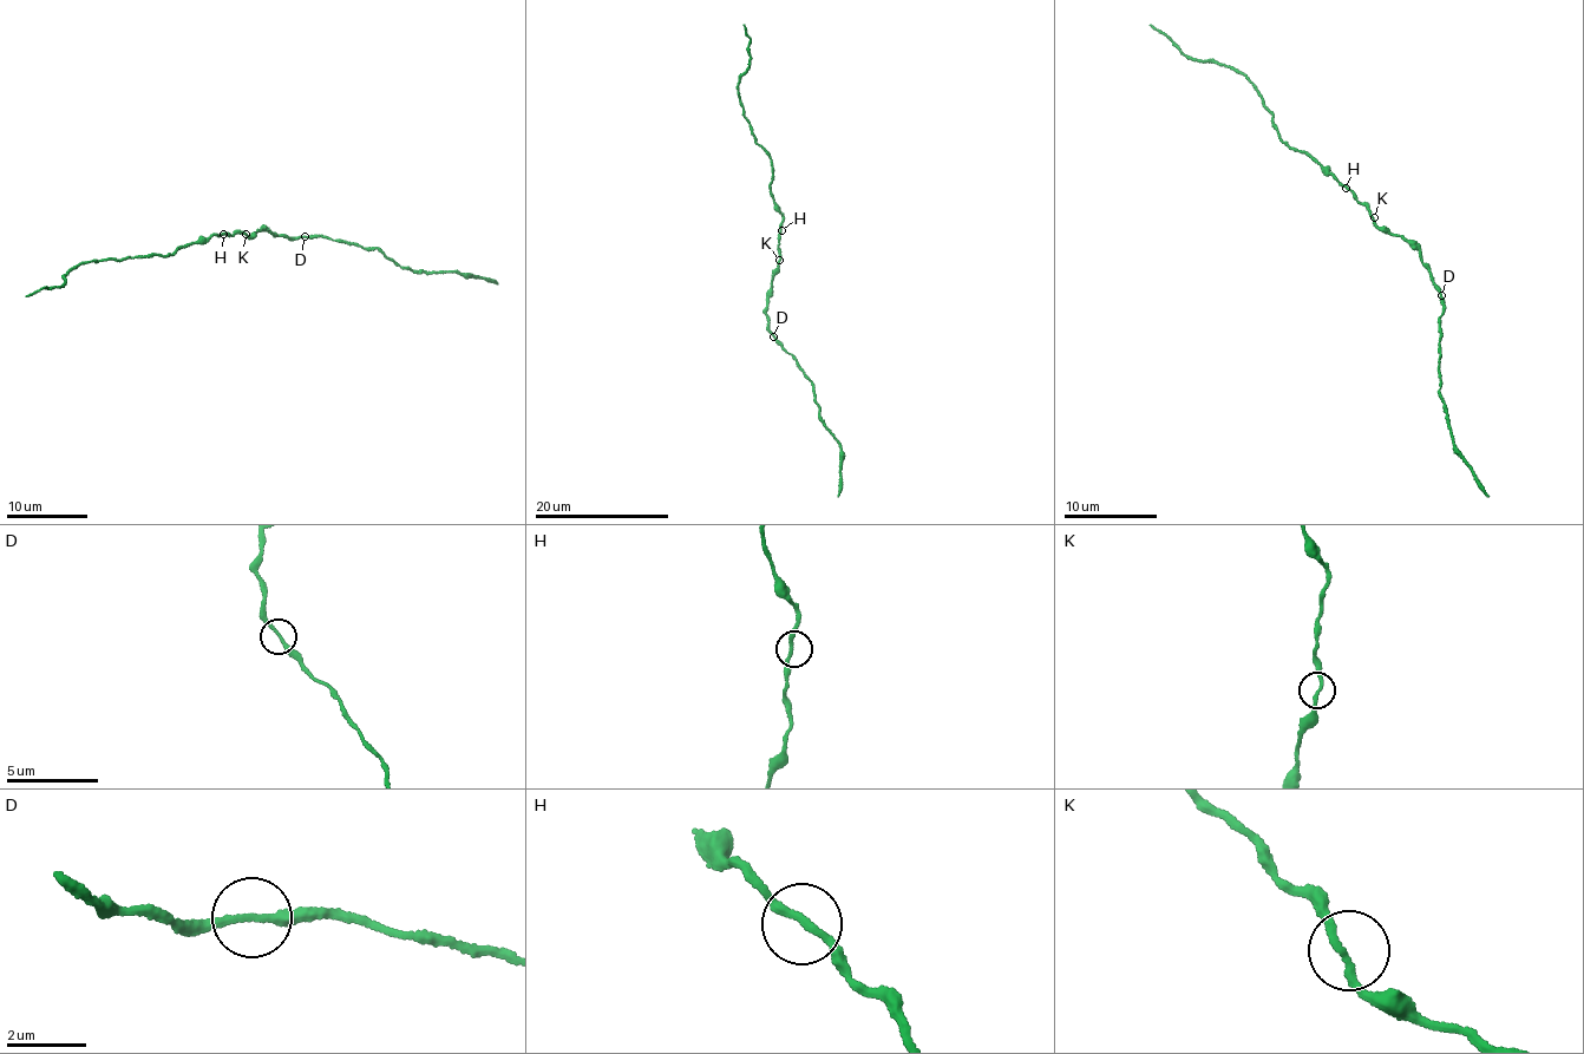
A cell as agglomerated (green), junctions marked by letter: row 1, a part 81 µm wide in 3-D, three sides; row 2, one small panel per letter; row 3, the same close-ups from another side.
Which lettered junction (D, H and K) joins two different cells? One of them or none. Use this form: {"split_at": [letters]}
{"split_at": ["D"]}

